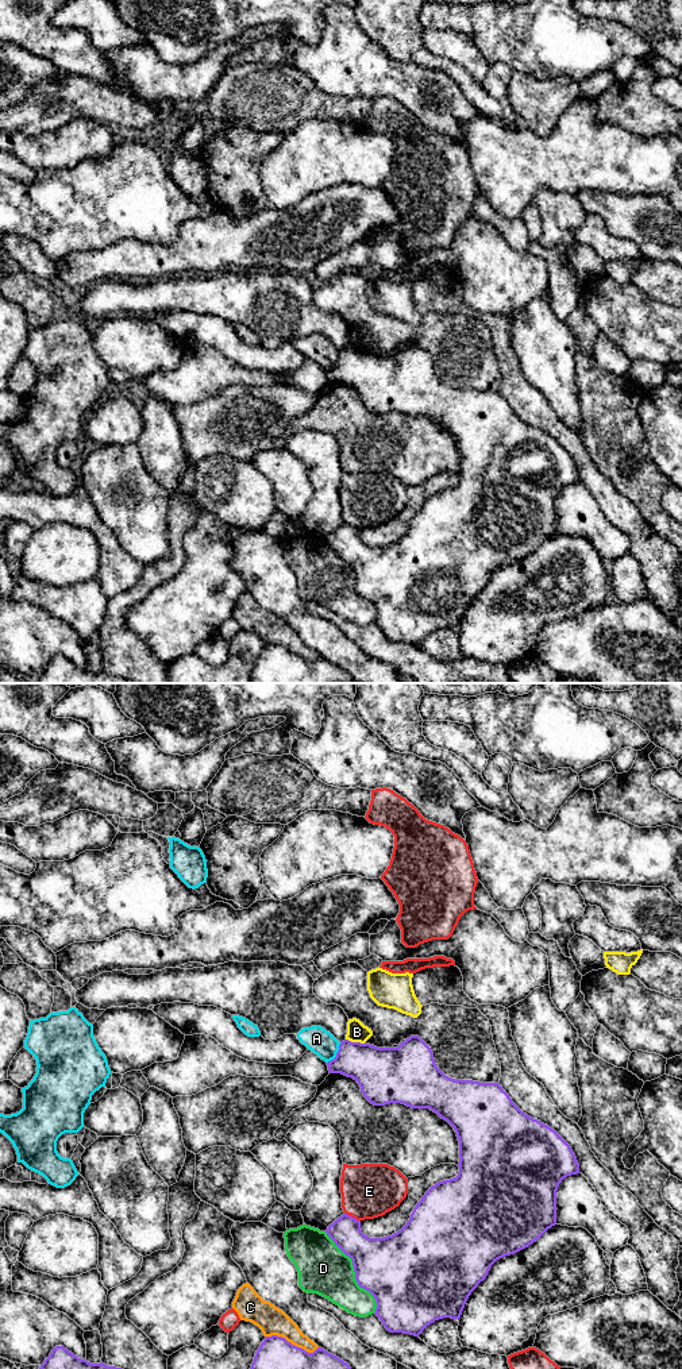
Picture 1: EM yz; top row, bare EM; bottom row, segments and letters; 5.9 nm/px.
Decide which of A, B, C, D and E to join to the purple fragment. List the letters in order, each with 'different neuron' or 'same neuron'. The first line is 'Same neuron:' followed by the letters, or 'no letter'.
Same neuron: no letter
A: different neuron
B: different neuron
C: different neuron
D: different neuron
E: different neuron

